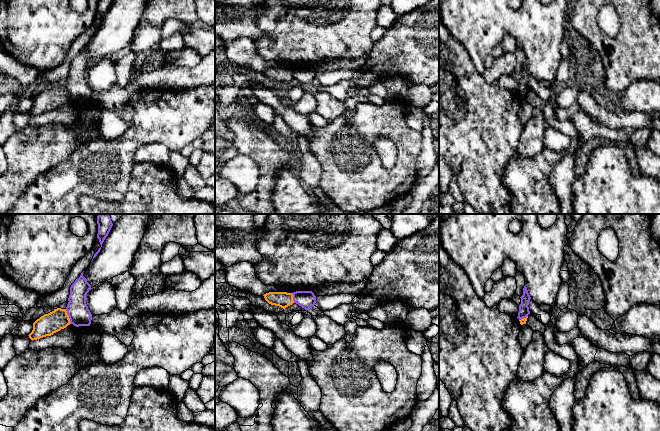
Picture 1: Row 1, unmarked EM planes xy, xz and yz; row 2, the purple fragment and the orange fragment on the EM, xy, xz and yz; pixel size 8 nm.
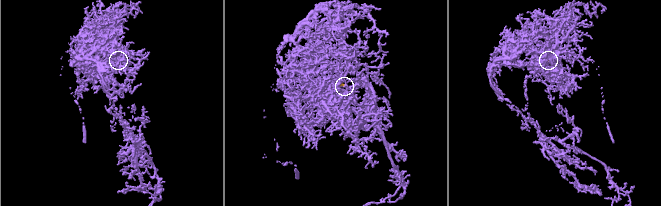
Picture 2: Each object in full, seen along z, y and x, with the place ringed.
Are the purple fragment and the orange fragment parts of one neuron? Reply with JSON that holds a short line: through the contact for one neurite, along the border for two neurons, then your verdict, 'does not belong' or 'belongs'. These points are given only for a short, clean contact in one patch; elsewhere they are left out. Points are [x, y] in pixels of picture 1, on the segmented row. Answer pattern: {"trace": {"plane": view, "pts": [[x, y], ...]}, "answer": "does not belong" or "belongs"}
{"trace": {"plane": "xy", "pts": [[65, 309], [70, 323]]}, "answer": "does not belong"}

